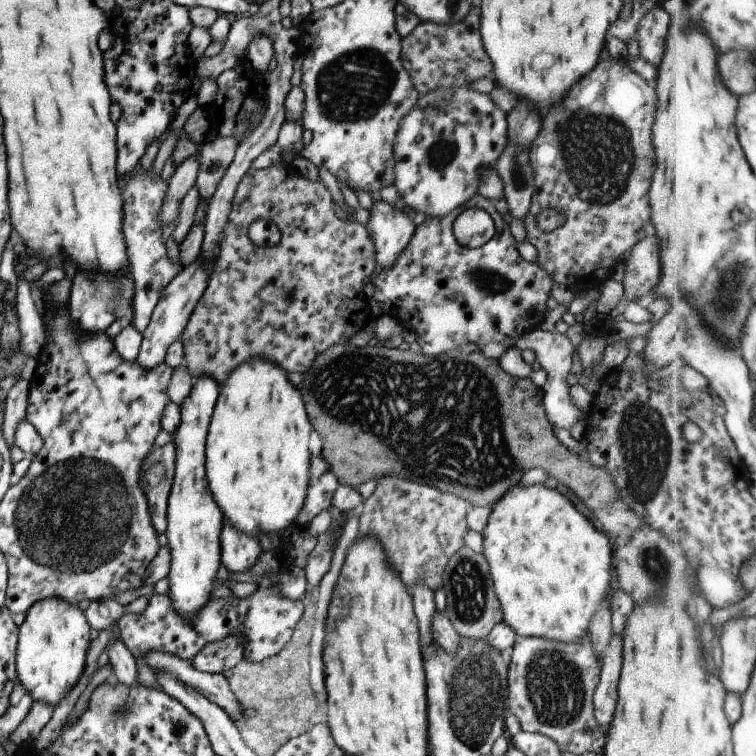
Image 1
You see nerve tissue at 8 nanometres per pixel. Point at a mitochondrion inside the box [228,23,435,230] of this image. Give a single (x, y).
(354, 86)

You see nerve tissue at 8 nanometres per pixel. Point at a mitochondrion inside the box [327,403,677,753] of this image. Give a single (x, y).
(555, 687)

